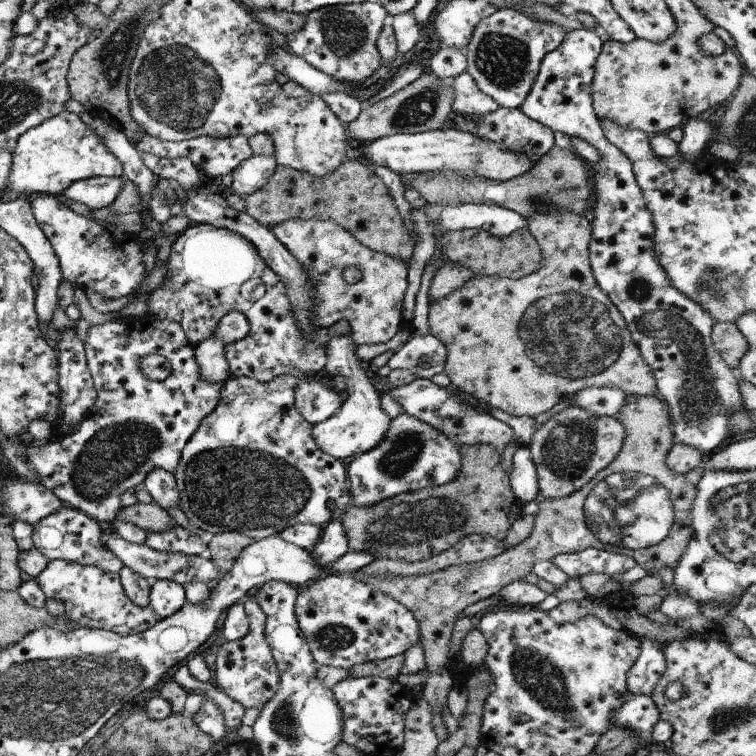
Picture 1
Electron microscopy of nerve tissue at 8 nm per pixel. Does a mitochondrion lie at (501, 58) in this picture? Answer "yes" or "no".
yes

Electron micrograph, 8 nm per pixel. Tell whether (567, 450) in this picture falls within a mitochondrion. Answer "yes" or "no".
yes

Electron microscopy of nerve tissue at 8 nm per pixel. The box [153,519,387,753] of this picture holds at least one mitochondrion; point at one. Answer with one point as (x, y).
(284, 723)

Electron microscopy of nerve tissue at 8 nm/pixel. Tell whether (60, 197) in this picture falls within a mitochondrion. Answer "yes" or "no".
no

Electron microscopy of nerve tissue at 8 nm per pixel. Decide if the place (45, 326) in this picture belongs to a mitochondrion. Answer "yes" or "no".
no

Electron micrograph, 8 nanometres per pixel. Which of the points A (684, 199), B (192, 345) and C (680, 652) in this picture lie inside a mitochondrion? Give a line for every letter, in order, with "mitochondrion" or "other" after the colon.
A: other
B: other
C: other

